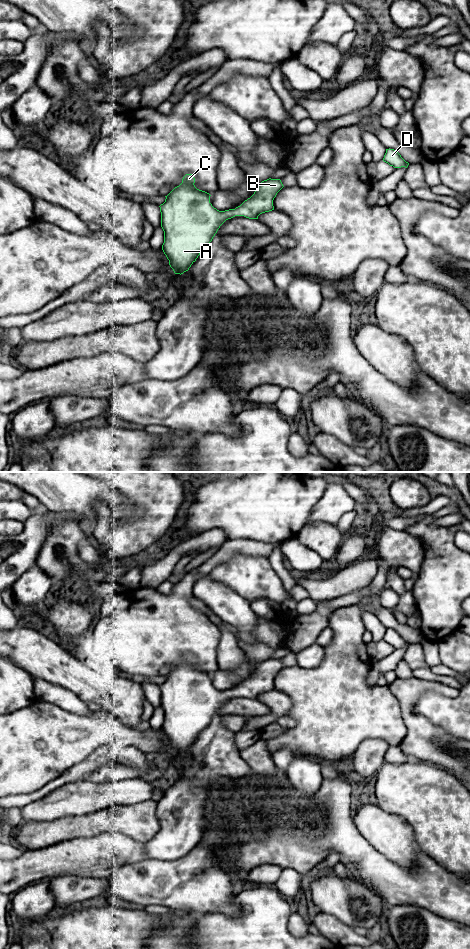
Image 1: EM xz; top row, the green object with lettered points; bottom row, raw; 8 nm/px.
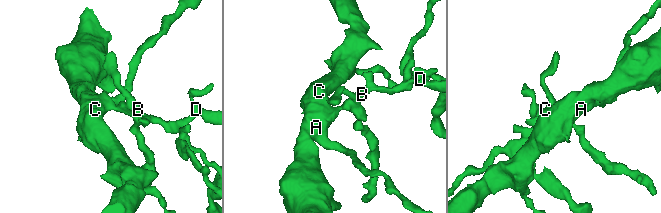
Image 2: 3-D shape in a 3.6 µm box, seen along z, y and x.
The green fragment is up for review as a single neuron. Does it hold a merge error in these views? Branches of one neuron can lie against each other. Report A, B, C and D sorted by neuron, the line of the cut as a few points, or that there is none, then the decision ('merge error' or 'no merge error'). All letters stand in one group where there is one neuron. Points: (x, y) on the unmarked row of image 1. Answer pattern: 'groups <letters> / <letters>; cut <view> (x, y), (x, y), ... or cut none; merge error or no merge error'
groups A B C D; cut none; no merge error

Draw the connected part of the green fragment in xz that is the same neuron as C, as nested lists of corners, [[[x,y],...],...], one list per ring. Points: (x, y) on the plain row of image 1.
[[[186,654],[182,663],[175,667],[166,677],[165,682],[161,684],[161,707],[164,711],[164,723],[162,730],[169,740],[169,745],[175,754],[183,754],[188,751],[191,745],[196,741],[200,733],[210,724],[220,706],[228,699],[235,696],[244,696],[249,699],[258,699],[262,693],[274,690],[273,680],[277,673],[284,667],[280,659],[267,659],[258,664],[254,674],[245,680],[235,689],[219,691],[210,683],[210,674],[195,667],[195,658],[192,654]]]

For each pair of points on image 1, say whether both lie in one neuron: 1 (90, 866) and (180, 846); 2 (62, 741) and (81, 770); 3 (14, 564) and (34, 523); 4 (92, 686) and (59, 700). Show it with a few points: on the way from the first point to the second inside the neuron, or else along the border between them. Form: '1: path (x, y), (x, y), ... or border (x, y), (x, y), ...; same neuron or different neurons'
1: border (144, 843), (144, 852), (148, 857); different neurons
2: border (95, 749), (84, 759), (56, 776); different neurons
3: path (17, 554), (29, 542), (34, 533); same neuron
4: border (53, 684), (72, 691), (87, 704); different neurons

